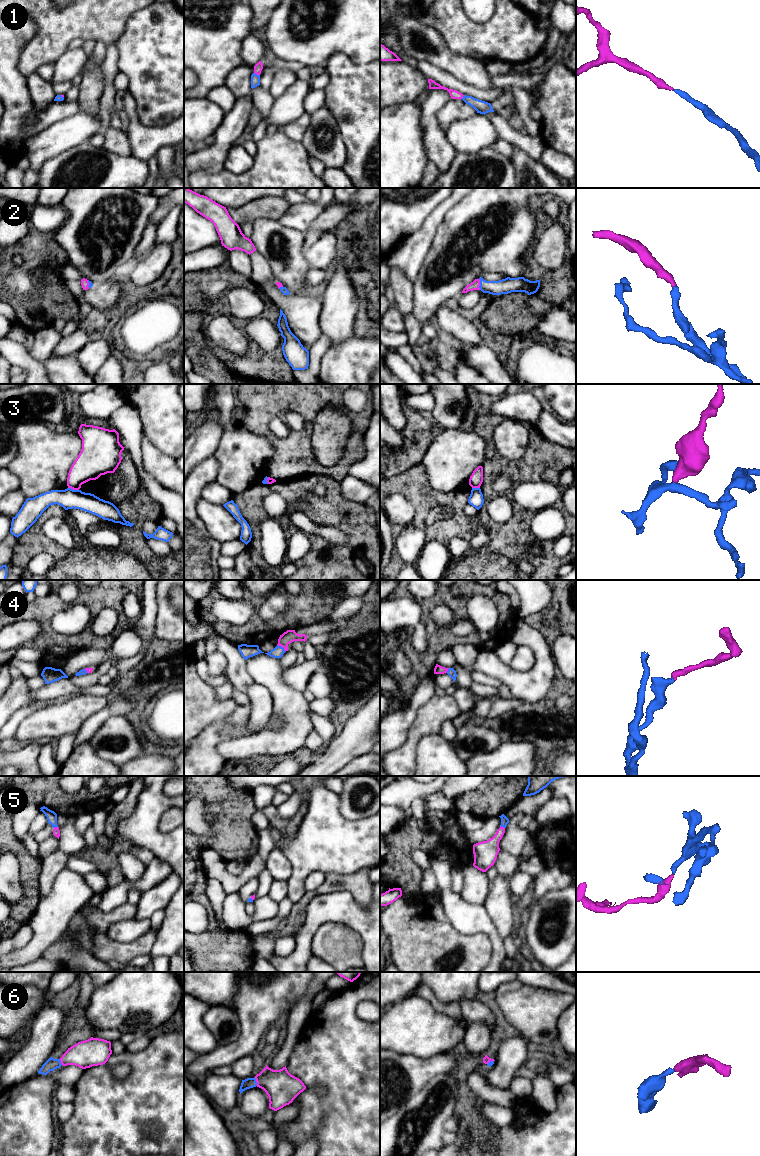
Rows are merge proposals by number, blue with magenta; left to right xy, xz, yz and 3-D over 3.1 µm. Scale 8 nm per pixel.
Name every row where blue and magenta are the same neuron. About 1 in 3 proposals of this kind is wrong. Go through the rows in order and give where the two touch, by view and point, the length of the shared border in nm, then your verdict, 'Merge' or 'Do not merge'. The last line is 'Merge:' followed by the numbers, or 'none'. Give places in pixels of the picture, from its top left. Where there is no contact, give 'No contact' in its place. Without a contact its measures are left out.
1: Touches blue at xz (256, 74). Shared border 50 nm. Merge
2: Touches blue at yz (480, 284). Shared border 90 nm. Merge
3: Touches blue at xy (72, 489). Shared border 90 nm. Do not merge
4: Touches blue at xz (282, 647). Shared border 90 nm. Merge
5: Touches blue at yz (502, 826). Shared border 50 nm. Merge
6: Touches blue at xz (255, 1081). Shared border 80 nm. Merge
Merge: 1, 2, 4, 5, 6

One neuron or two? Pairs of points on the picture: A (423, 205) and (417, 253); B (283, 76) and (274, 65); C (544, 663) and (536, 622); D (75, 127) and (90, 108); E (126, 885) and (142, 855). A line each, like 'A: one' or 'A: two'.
A: two
B: two
C: two
D: two
E: two

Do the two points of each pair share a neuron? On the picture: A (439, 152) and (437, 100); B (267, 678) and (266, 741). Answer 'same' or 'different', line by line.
A: same
B: same

